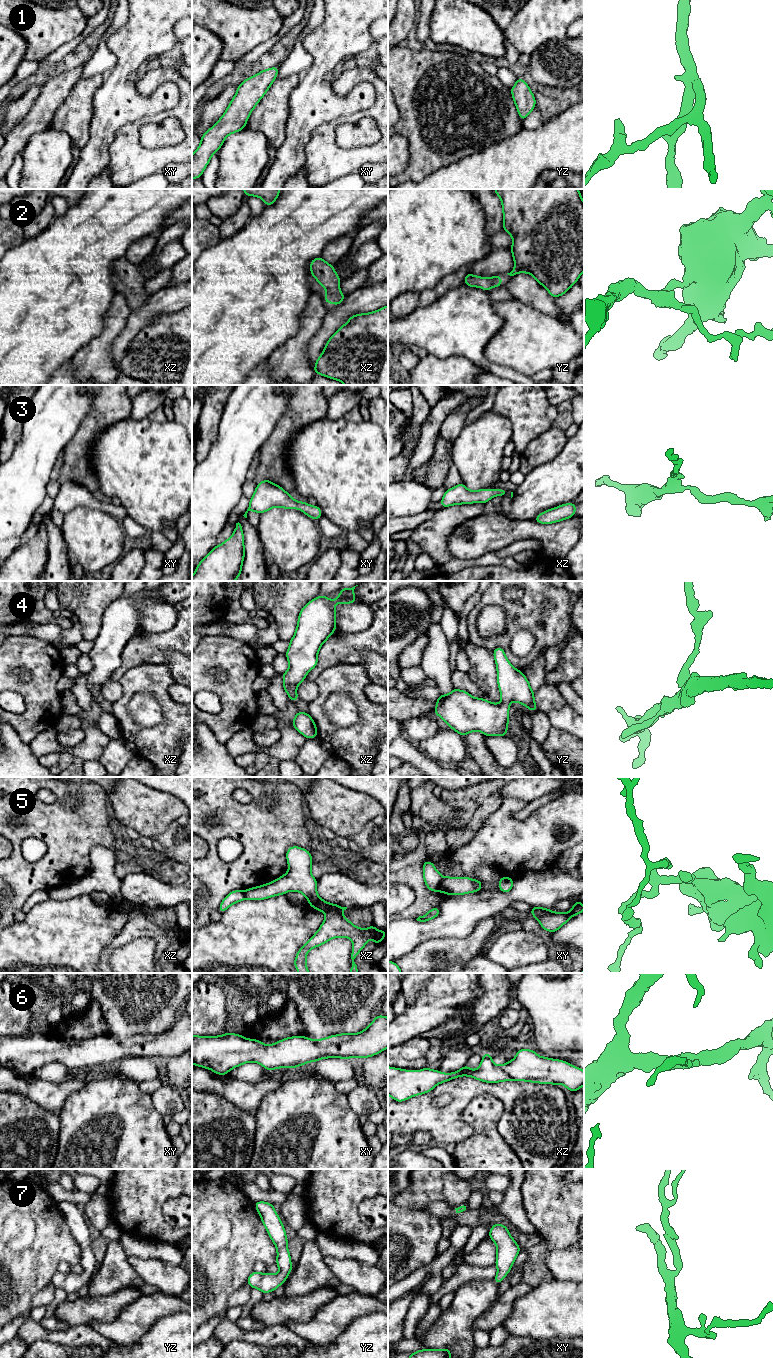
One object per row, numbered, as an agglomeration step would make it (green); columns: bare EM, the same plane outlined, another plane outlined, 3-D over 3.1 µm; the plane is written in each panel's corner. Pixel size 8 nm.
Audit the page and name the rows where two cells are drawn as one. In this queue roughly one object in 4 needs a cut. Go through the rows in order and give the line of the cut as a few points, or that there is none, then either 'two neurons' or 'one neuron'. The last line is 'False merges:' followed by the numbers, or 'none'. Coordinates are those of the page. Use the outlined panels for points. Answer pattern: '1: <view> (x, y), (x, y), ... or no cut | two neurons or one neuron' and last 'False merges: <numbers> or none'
1: no cut | one neuron
2: no cut | one neuron
3: no cut | one neuron
4: no cut | one neuron
5: xy (443, 878), (440, 890) | two neurons
6: no cut | one neuron
7: no cut | one neuron
False merges: 5

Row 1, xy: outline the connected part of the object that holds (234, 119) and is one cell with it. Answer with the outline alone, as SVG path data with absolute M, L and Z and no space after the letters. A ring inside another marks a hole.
M279 66L260 71L257 75L245 79L237 87L236 95L225 113L201 136L201 143L192 155L192 179L201 178L212 155L219 151L228 135L246 127L252 110L276 80Z

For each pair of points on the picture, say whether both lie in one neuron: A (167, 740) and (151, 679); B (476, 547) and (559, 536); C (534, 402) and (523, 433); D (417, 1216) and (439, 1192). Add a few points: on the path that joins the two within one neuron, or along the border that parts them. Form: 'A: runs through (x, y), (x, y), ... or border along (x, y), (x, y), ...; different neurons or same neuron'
A: runs through (169, 725), (169, 705), (161, 694); same neuron
B: runs through (497, 532), (538, 532); same neuron
C: runs through (529, 410), (527, 425); same neuron
D: border along (399, 1205), (405, 1208), (420, 1208), (422, 1210); different neurons

